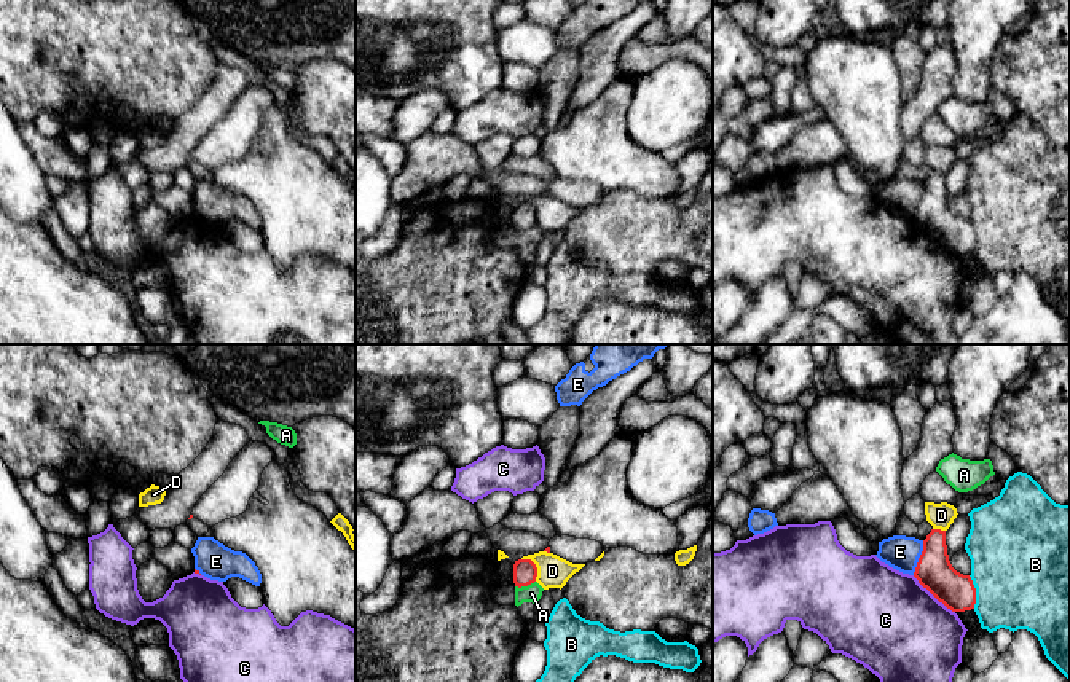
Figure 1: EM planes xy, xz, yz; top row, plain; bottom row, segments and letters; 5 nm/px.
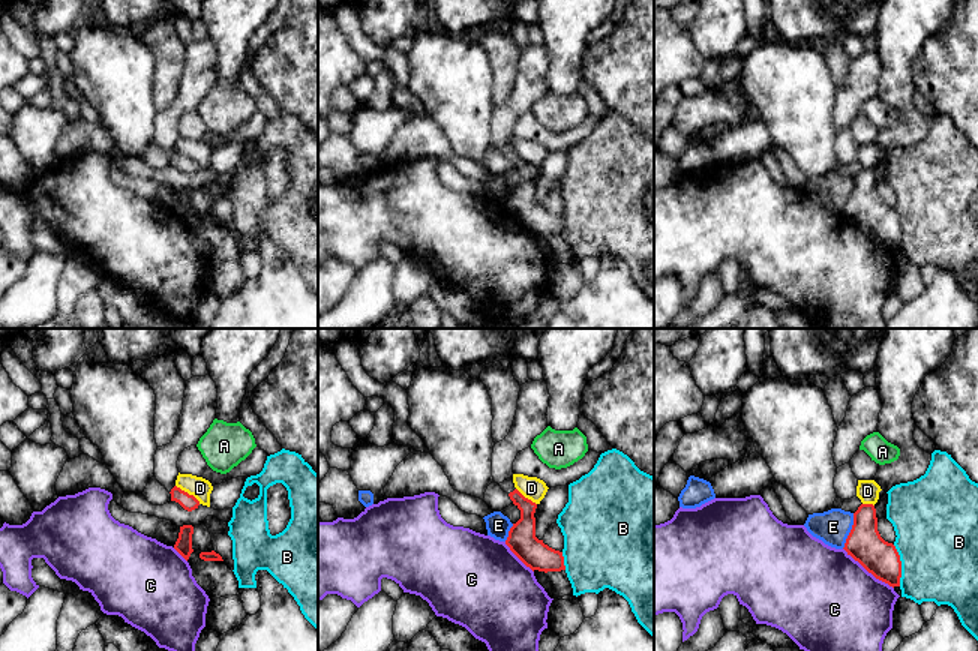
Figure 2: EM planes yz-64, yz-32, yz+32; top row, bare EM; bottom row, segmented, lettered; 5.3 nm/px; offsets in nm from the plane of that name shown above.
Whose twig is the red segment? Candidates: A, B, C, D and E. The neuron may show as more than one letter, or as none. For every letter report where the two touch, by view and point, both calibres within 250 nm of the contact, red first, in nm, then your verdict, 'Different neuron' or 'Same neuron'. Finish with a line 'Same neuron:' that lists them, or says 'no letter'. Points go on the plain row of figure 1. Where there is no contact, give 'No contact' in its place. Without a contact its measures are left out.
A: Touches red at xz (525, 228). Thickness 120 nm (red) against 90 nm. Different neuron
B: Touches red at yz (975, 235). Thickness 190 nm (red) against 480 nm. Different neuron
C: Touches red at yz (933, 238). Thickness 190 nm (red) against 500 nm. Different neuron
D: Touches red at xz (534, 209). Thickness 120 nm (red) against 160 nm. Different neuron
E: Touches red at yz (919, 201). Thickness 190 nm (red) against 170 nm. Different neuron
Same neuron: no letter

